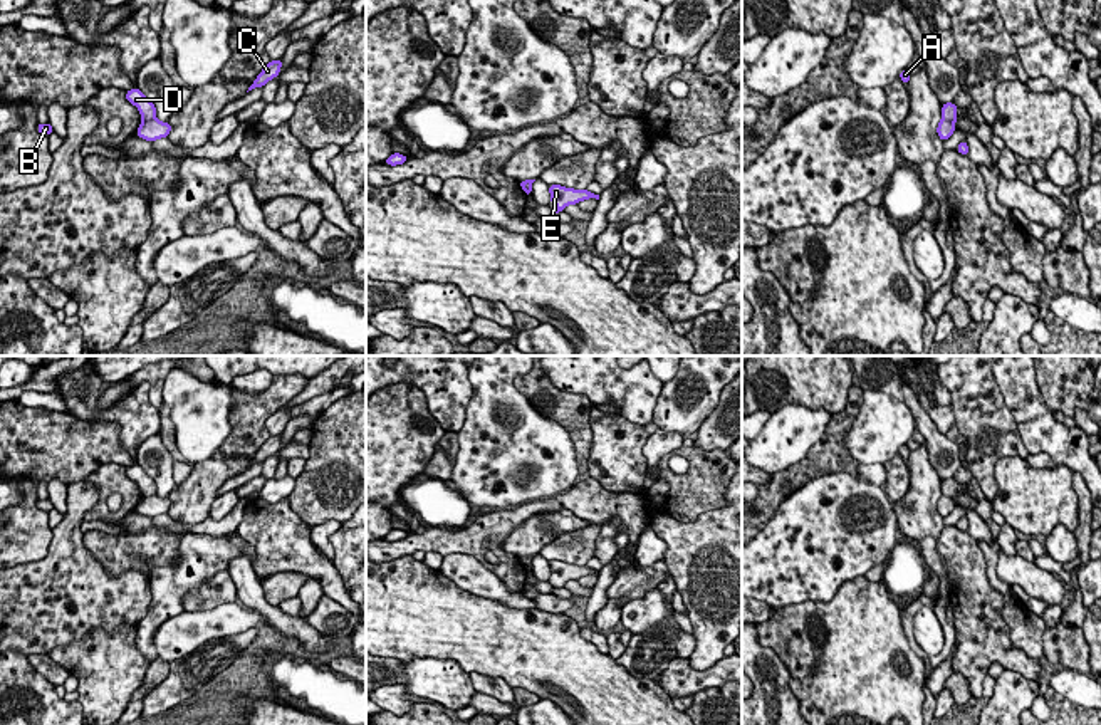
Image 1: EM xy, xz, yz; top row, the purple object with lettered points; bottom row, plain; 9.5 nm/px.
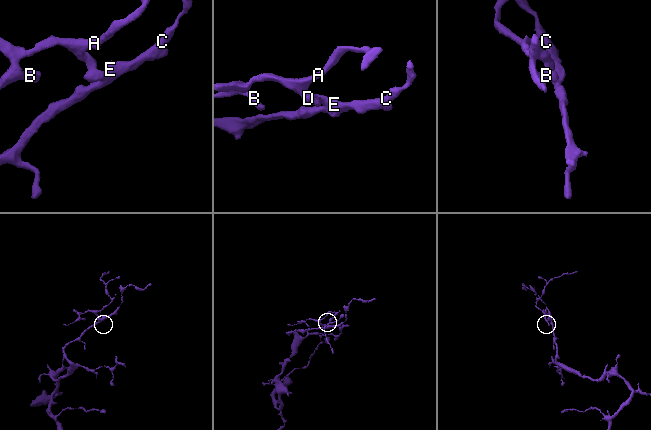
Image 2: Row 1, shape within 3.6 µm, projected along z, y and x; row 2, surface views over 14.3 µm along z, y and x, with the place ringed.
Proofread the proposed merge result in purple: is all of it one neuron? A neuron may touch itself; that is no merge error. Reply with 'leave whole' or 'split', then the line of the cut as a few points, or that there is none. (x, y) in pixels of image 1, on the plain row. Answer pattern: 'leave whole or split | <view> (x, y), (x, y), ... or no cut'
split | xy (155, 494), (143, 497)

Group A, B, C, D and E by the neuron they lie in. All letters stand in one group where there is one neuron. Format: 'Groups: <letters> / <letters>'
Groups: A B D / C E

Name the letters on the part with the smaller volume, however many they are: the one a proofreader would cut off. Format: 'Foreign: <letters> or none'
Foreign: A, B, D

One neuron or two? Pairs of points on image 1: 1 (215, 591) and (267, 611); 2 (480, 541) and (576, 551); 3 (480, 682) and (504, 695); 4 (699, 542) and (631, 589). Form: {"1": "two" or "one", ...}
{"1": "two", "2": "two", "3": "one", "4": "two"}

